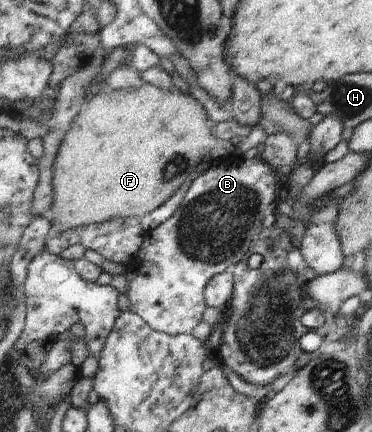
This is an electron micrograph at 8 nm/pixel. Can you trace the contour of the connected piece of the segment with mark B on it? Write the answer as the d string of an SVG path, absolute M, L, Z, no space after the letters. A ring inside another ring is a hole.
M241 155L212 162L210 168L195 178L184 193L178 210L162 224L146 230L142 248L136 253L137 276L129 283L129 310L141 316L153 329L169 335L191 333L202 321L207 306L206 285L218 273L238 264L250 253L254 236L264 226L270 204L276 203L278 174L271 164L258 155L244 159Z

